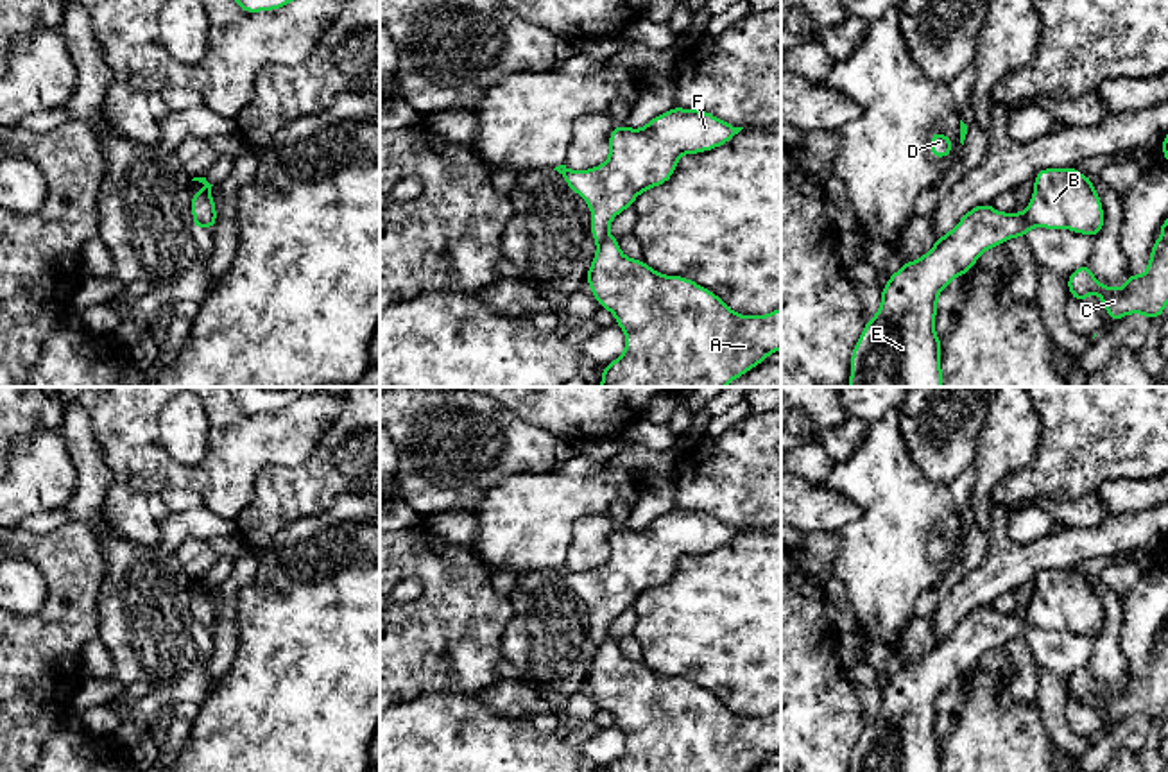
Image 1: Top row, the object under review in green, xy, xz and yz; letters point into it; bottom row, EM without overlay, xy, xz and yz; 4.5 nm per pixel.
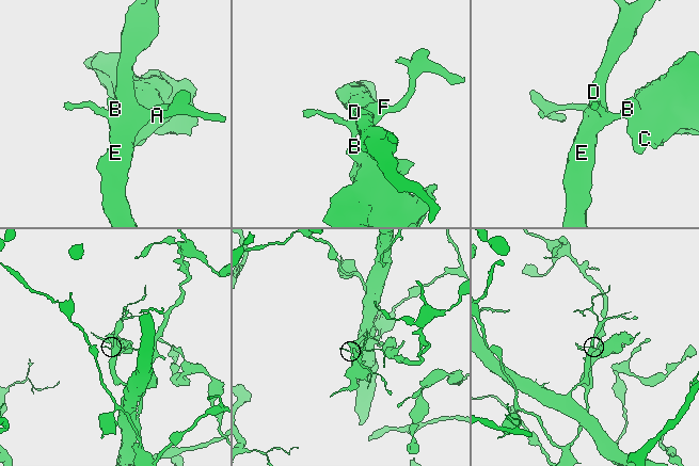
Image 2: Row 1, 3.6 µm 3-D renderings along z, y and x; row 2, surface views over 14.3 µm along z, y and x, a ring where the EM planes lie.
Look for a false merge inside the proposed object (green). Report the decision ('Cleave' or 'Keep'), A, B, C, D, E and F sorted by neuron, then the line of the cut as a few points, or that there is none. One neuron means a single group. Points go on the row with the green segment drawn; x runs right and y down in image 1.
Cleave. Groups: A B C / D E F. Split along yz (1025, 212), (1036, 224)

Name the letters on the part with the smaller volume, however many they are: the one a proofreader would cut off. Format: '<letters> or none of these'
A, B, C

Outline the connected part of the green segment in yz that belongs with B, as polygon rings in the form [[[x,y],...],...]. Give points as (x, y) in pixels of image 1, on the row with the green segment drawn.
[[[1073,167],[1043,168],[1034,177],[1034,184],[1035,190],[1025,211],[1030,222],[1091,236],[1102,231],[1105,215],[1091,177]]]

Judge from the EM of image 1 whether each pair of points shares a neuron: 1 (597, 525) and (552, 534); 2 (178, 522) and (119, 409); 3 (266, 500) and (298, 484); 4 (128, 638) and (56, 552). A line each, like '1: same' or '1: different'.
1: different
2: different
3: same
4: different

